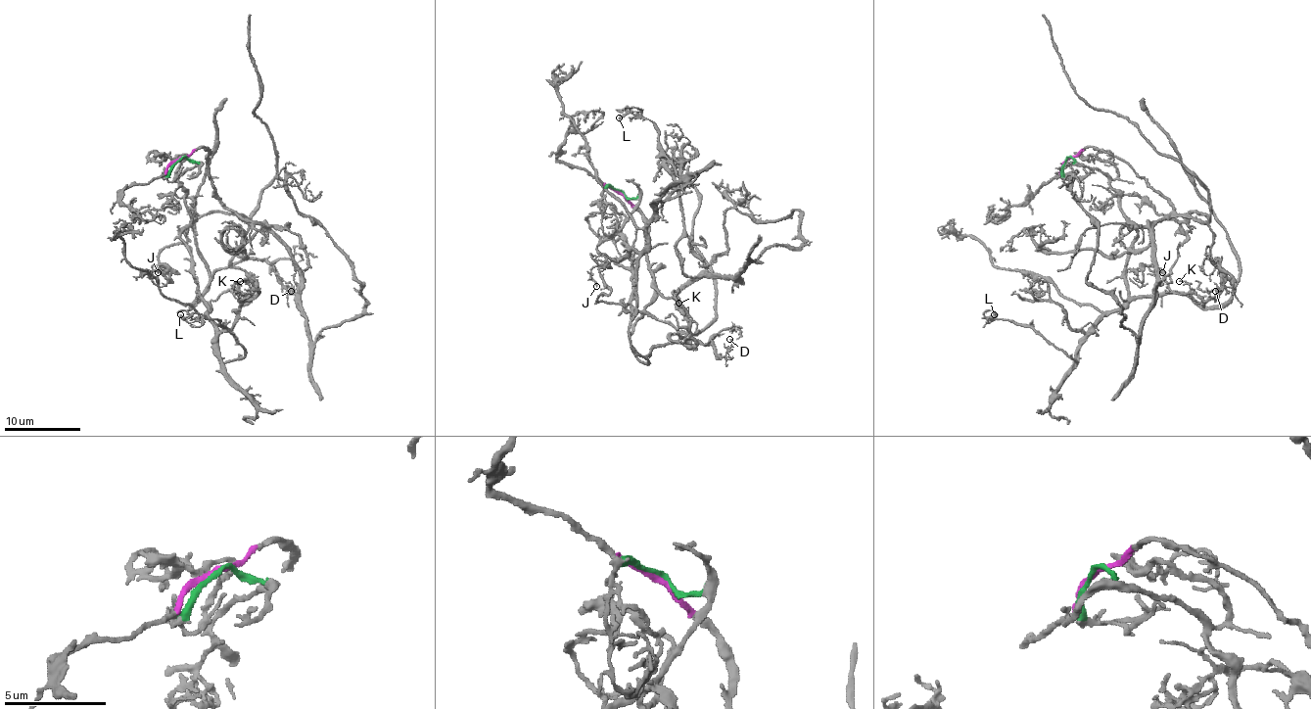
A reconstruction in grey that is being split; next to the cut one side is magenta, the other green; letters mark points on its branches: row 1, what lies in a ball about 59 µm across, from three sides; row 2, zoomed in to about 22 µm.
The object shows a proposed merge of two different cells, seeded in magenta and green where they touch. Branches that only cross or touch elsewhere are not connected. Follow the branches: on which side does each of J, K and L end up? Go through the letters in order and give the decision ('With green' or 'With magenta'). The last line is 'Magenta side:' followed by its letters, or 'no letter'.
J: With magenta
K: With magenta
L: With green
Magenta side: J, K

